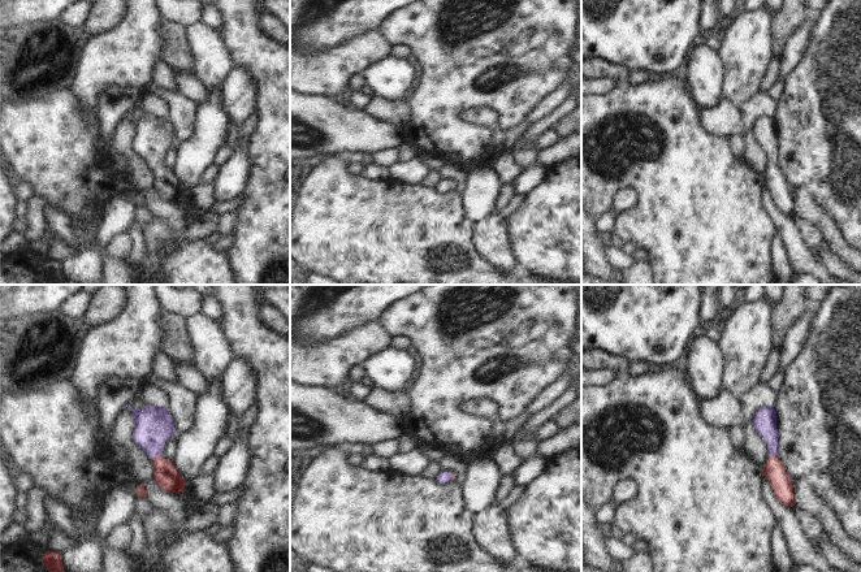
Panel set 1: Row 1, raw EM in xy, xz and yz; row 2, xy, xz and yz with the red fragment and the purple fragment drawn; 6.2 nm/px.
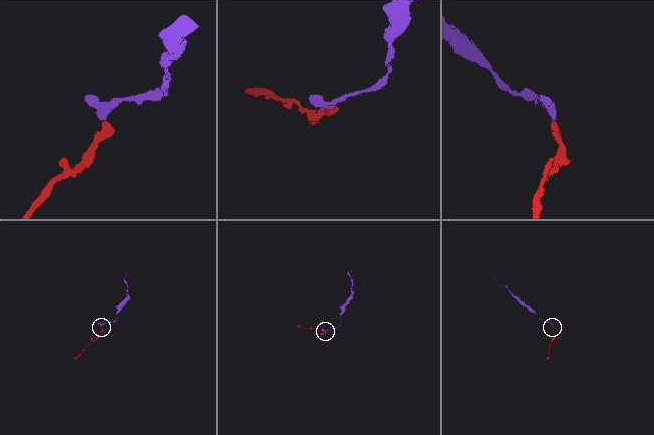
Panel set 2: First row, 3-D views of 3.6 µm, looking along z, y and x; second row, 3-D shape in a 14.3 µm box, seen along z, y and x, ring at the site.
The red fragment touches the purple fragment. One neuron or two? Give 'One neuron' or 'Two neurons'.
One neuron.

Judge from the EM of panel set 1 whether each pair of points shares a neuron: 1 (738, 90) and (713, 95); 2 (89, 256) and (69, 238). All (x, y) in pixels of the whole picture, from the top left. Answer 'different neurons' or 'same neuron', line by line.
1: different neurons
2: different neurons

